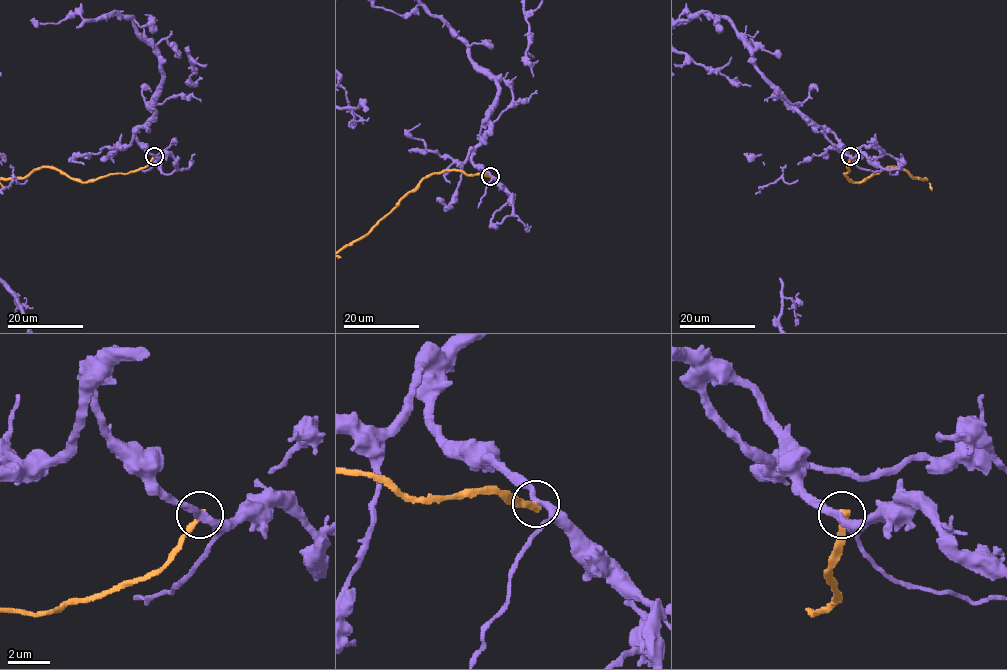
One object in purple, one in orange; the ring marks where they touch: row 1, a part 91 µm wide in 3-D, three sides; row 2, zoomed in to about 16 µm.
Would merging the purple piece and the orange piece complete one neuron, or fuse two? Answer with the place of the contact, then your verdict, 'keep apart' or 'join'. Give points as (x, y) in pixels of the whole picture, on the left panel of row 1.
(154, 156) | keep apart

